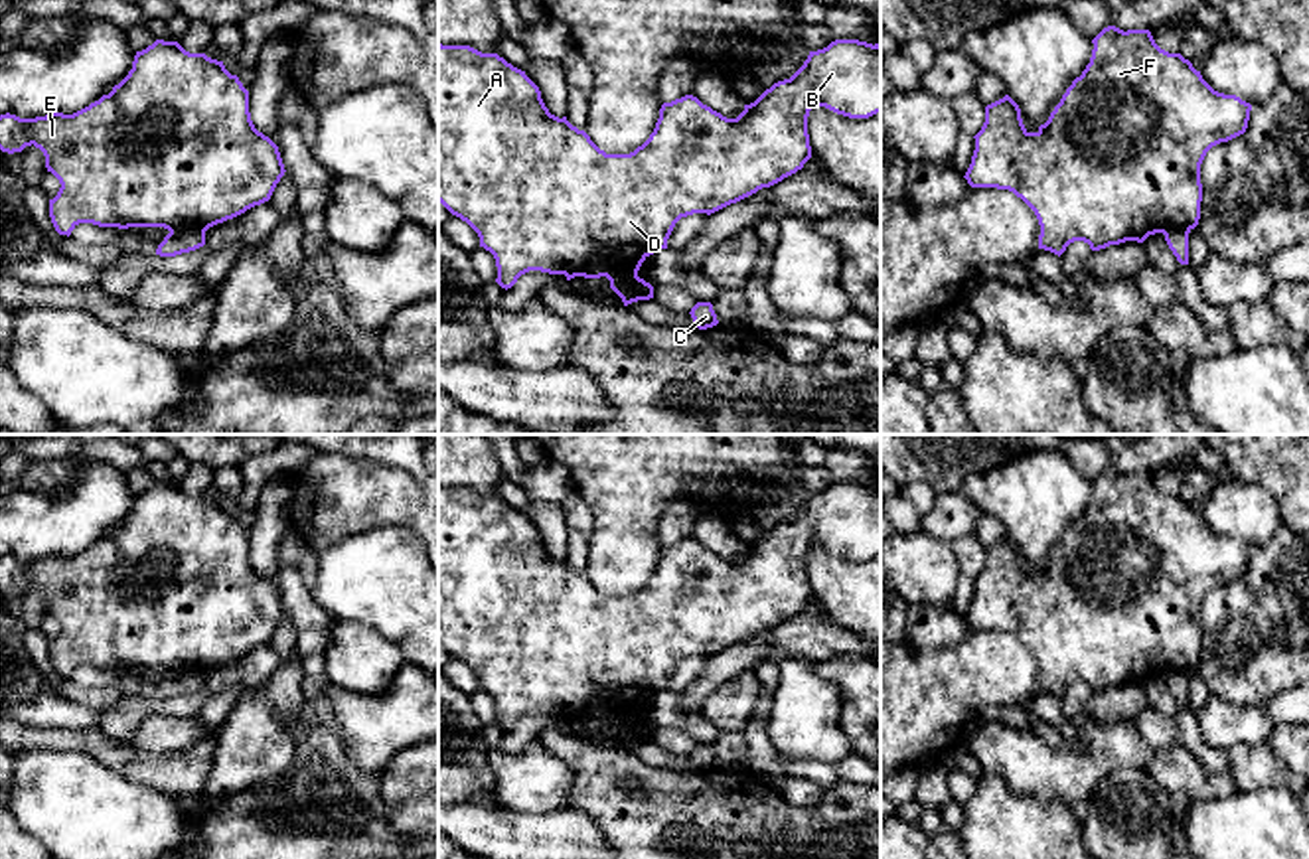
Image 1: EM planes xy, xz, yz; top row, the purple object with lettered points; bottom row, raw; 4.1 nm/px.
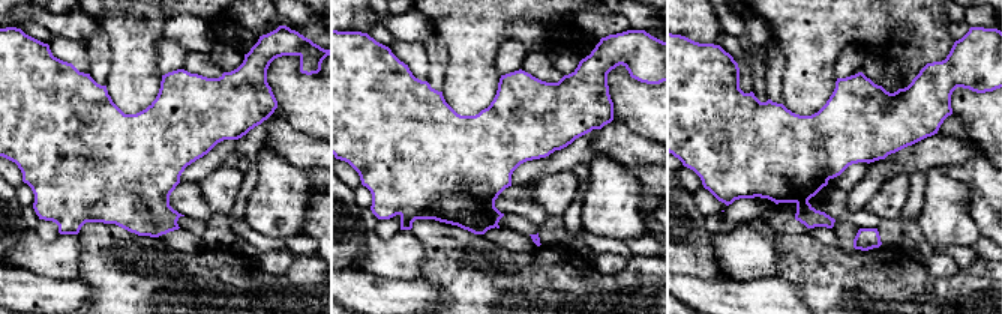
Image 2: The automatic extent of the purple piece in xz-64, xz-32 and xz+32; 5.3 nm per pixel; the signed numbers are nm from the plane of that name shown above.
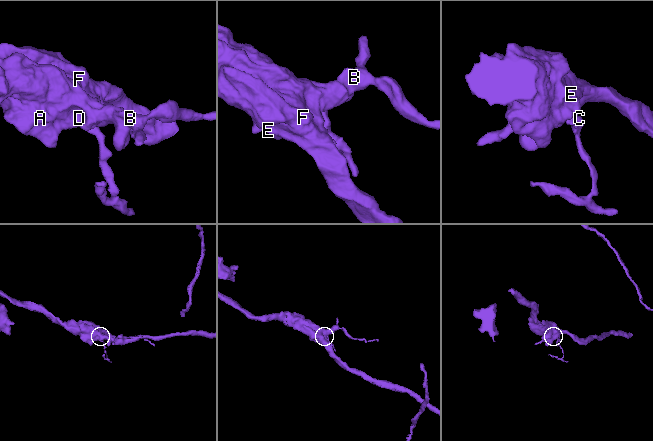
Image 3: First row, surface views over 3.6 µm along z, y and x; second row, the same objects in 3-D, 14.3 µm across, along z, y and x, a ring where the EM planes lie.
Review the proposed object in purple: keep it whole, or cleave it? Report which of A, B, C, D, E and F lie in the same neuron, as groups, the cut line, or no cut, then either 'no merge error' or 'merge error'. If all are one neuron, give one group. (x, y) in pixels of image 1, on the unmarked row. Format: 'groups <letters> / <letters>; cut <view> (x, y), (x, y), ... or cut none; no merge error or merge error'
groups A B D E F / C; cut xy (206, 672), (170, 674); merge error

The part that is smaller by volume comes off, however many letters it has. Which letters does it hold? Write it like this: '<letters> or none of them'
C

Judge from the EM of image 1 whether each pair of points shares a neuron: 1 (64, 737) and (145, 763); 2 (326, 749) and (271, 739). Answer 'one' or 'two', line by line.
1: one
2: two

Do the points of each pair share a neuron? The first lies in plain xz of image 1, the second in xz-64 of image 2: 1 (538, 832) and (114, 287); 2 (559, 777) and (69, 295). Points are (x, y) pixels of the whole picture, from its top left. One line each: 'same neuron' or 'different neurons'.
1: different neurons
2: different neurons

